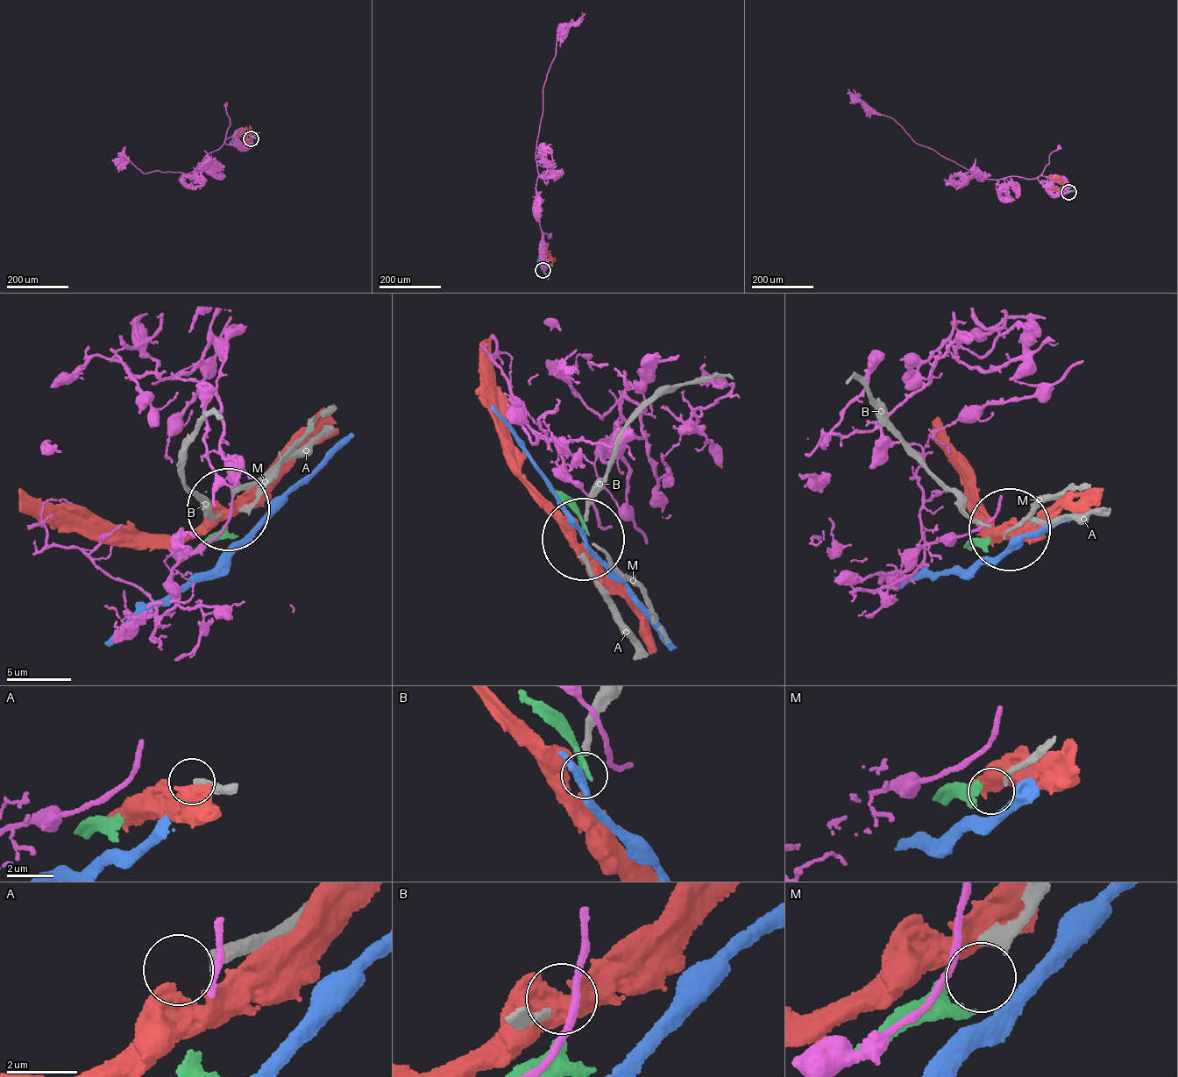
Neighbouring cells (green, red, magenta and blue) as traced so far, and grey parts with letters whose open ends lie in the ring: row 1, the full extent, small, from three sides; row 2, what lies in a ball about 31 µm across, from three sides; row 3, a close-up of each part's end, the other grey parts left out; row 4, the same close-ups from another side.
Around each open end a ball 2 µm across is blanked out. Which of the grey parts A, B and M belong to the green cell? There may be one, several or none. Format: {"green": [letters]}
{"green": ["M"]}

